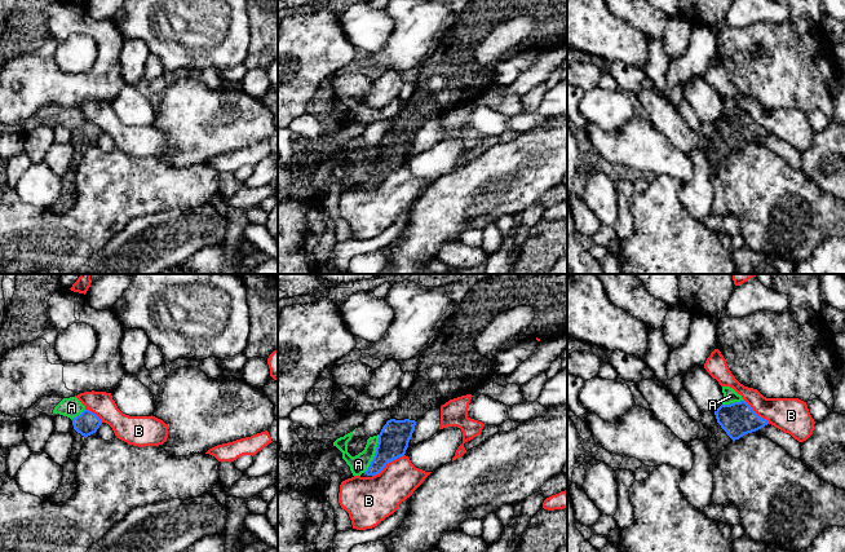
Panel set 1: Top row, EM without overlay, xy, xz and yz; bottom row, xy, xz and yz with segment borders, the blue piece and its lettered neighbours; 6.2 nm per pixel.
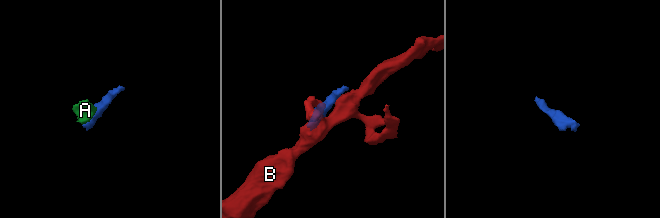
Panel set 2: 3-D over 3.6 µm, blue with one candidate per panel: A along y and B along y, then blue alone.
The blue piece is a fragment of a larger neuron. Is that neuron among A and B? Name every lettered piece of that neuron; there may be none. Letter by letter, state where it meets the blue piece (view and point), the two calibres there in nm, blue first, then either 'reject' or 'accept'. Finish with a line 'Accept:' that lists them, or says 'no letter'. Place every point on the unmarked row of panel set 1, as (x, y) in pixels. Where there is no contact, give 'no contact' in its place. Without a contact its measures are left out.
A: meets blue in xz at (375, 164); 190 nm thick on the blue side, 120 nm on the other; reject
B: meets blue in xz at (388, 172); 190 nm thick on the blue side, 280 nm on the other; reject
Accept: no letter

